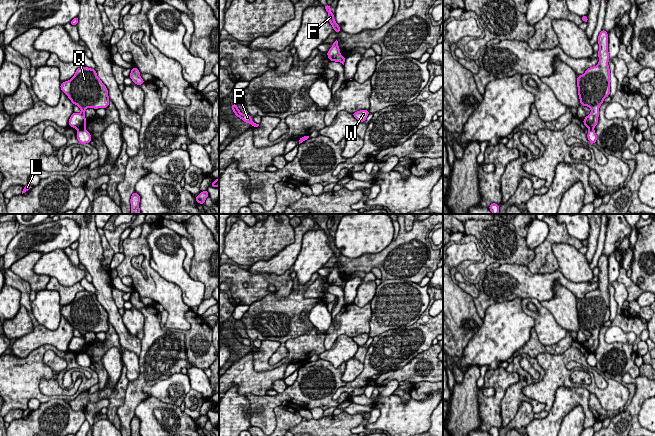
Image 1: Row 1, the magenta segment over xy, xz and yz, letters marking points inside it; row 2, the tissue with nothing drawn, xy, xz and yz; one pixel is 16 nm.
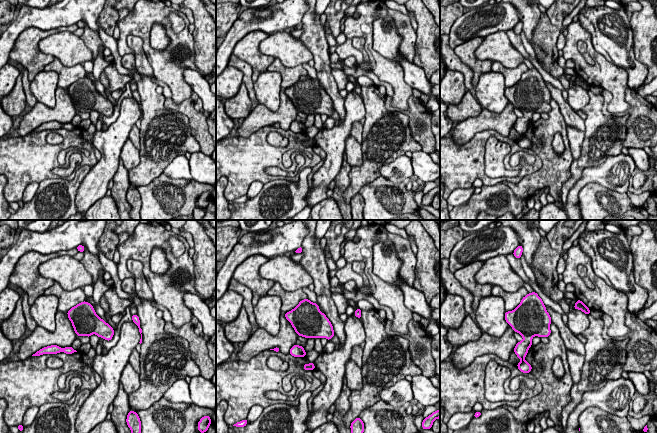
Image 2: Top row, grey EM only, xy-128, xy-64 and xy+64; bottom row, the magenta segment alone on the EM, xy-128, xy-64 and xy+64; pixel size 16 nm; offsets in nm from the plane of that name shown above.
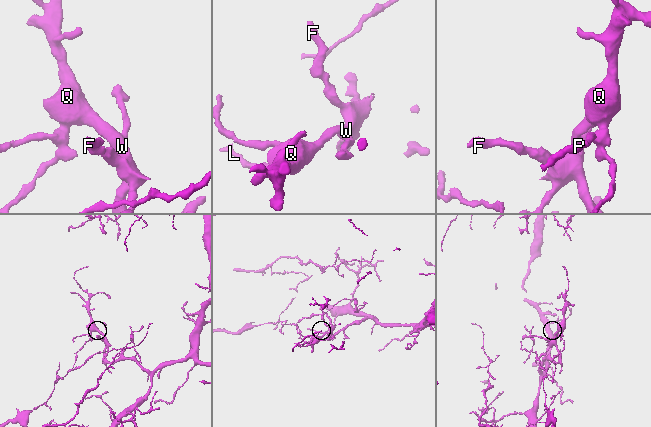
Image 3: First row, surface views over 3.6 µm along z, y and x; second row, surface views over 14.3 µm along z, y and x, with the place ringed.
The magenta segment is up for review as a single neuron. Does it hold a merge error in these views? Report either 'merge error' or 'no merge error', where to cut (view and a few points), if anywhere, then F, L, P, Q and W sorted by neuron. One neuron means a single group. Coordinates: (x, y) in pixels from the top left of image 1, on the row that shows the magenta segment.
merge error | xy (84, 127), (77, 130) | F P Q W / L

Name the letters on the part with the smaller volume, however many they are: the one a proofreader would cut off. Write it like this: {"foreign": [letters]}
{"foreign": ["L"]}

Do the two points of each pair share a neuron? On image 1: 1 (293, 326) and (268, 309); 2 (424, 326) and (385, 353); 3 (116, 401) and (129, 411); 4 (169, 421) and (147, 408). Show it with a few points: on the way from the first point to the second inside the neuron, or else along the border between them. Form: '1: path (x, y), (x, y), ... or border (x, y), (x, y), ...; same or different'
1: path (291, 318), (283, 312), (276, 311); same
2: path (414, 336), (408, 342), (395, 348); same
3: border (128, 383), (124, 402), (117, 409), (120, 425); different
4: path (164, 416), (157, 409), (152, 409); same

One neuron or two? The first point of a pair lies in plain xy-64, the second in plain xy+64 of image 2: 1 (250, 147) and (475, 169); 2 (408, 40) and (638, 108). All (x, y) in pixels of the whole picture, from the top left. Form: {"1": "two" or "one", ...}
{"1": "one", "2": "two"}

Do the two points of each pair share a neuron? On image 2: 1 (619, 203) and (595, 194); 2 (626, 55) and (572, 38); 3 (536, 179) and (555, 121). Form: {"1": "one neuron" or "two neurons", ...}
{"1": "one neuron", "2": "two neurons", "3": "one neuron"}

